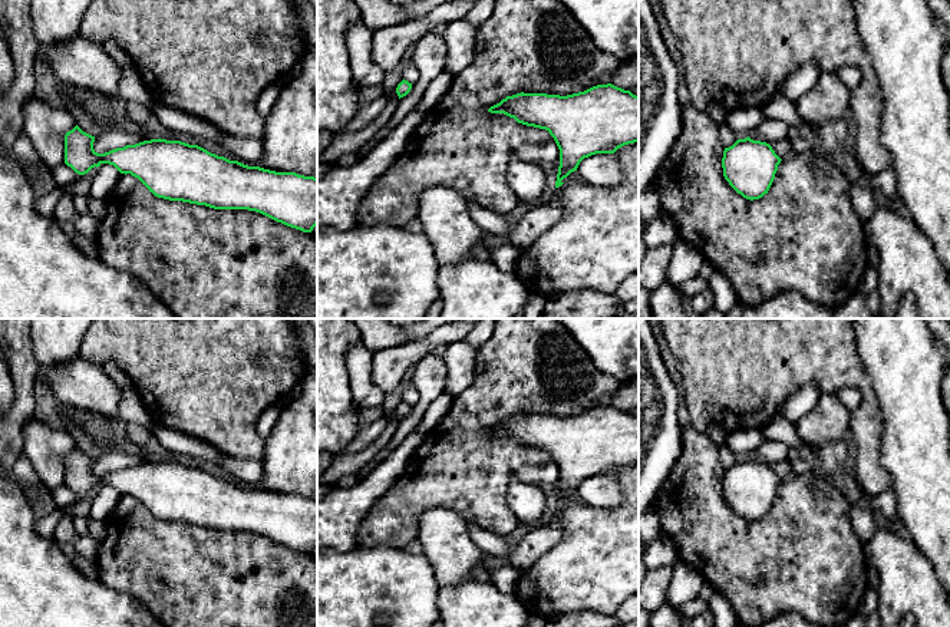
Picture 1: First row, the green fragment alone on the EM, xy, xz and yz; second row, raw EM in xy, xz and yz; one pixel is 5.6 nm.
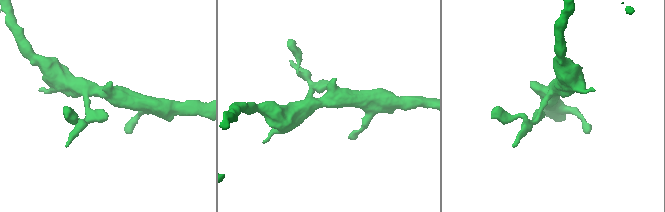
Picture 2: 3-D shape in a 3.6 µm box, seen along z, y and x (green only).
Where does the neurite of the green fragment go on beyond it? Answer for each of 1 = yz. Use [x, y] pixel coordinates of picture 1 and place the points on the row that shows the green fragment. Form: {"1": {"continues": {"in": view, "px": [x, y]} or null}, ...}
{"1": {"continues": null}}

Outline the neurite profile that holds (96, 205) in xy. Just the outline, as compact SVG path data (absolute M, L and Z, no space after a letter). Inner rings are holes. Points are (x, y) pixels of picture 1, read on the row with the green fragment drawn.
M89 197L89 215L95 220L100 221L106 212L106 201L105 198Z

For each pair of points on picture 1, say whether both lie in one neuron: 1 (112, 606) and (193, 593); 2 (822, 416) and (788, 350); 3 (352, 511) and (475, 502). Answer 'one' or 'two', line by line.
1: two
2: two
3: two

